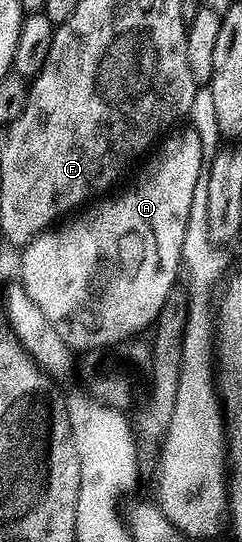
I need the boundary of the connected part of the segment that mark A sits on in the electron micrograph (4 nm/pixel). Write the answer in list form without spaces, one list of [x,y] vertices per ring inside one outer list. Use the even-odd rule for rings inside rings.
[[[192,128],[183,129],[168,133],[158,143],[154,153],[142,163],[144,166],[139,179],[128,190],[120,194],[112,193],[88,205],[82,212],[44,230],[22,247],[23,259],[19,262],[18,277],[25,292],[29,292],[33,304],[45,312],[49,324],[57,328],[61,340],[65,340],[72,351],[103,350],[116,342],[142,335],[139,333],[154,323],[161,312],[161,304],[165,304],[165,296],[169,296],[176,285],[180,277],[182,241],[186,220],[189,219],[193,188],[202,175],[203,166],[201,140],[197,132]]]

